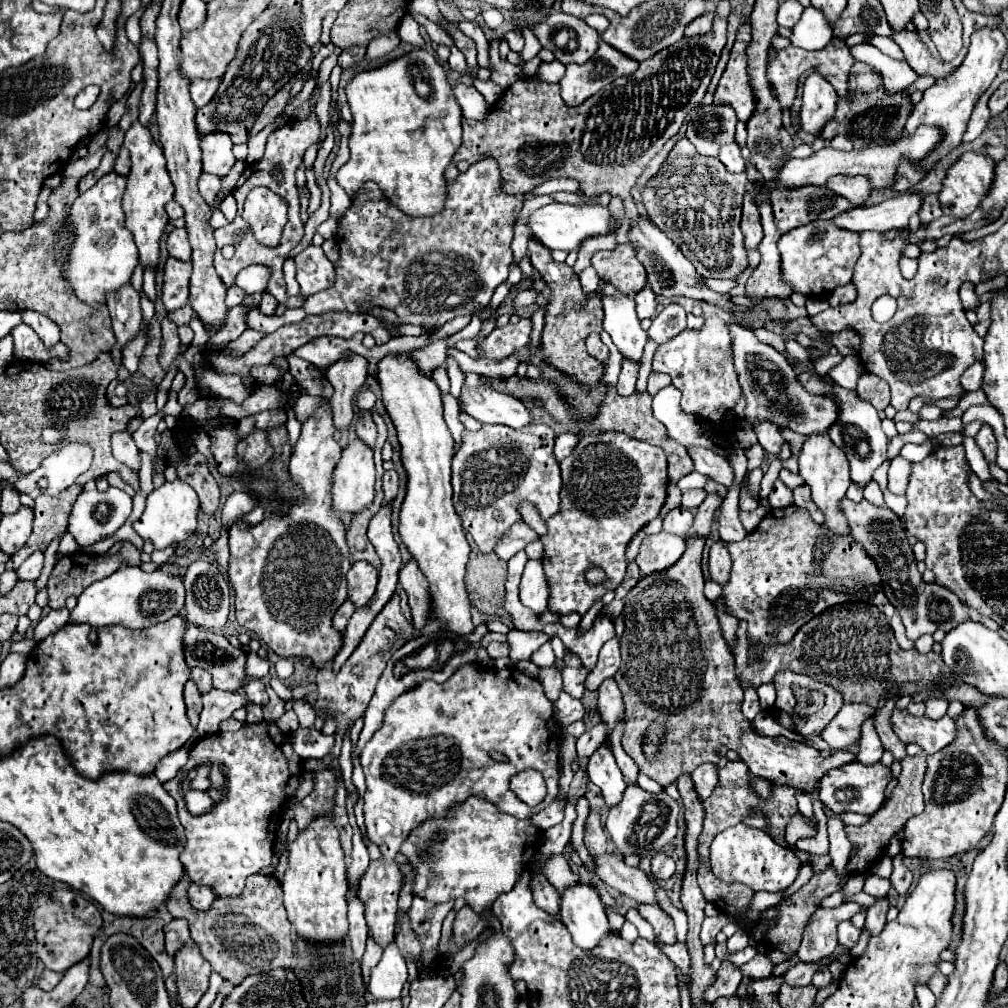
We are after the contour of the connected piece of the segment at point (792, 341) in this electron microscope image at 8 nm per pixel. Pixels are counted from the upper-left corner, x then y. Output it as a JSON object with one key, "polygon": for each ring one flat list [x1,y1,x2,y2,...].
{"polygon":[[789,337,789,339,785,339,785,345,787,345,787,351,795,357,795,359,799,359,799,363,805,363,805,361,809,361,809,349,807,347,801,347,799,343,797,343,797,339,795,337]]}

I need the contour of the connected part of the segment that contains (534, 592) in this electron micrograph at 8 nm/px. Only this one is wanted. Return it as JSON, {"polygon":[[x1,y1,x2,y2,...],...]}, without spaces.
{"polygon":[[527,561,523,579,519,583,519,599,525,607,537,611,539,615,543,615,543,611,547,611,549,585,545,579,541,561]]}

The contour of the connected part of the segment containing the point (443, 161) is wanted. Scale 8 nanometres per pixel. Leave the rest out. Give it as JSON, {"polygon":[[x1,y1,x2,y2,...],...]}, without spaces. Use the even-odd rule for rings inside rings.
{"polygon":[[415,47,377,69,357,73,345,93,353,113,351,159,339,169,337,183,351,197,361,183,373,181,393,205,413,217,441,211,447,185,443,173,461,145,463,115,435,55],[417,83,427,83,429,93,419,95]]}

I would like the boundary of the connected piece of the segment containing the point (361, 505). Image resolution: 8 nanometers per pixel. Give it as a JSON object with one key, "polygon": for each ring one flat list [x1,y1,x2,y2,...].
{"polygon":[[353,439,341,451,341,459,335,465,331,477,331,495,333,495,333,509,335,511,349,511,357,513,369,507,375,495,375,465,373,465,373,449,365,445,361,439]]}

